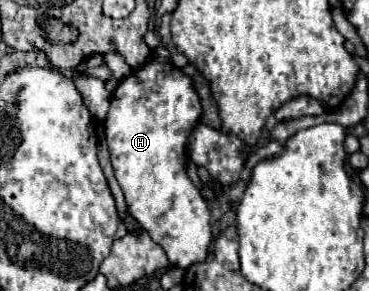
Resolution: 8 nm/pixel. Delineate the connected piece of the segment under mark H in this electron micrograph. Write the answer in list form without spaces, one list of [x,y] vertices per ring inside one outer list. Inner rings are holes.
[[[148,30],[144,40],[151,47],[151,59],[141,67],[133,69],[133,73],[129,73],[125,79],[121,79],[117,89],[113,91],[111,107],[105,119],[107,147],[111,153],[115,179],[119,181],[119,187],[125,195],[125,203],[129,207],[129,215],[139,221],[139,225],[149,233],[149,237],[157,245],[163,247],[171,265],[187,269],[193,263],[205,261],[211,243],[211,211],[207,207],[205,197],[191,183],[185,169],[189,135],[193,127],[201,121],[203,107],[193,87],[193,79],[189,79],[189,75],[185,75],[171,63],[171,53],[161,41],[161,35],[157,31]]]

